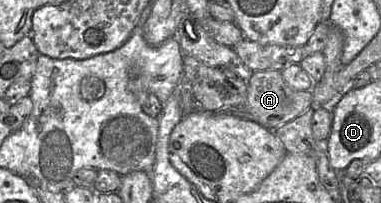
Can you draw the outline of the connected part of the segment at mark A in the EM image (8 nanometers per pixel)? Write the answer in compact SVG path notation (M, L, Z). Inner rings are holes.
M278 70L255 71L247 81L247 86L245 110L251 120L270 130L279 128L313 107L311 90L294 90L284 81Z

